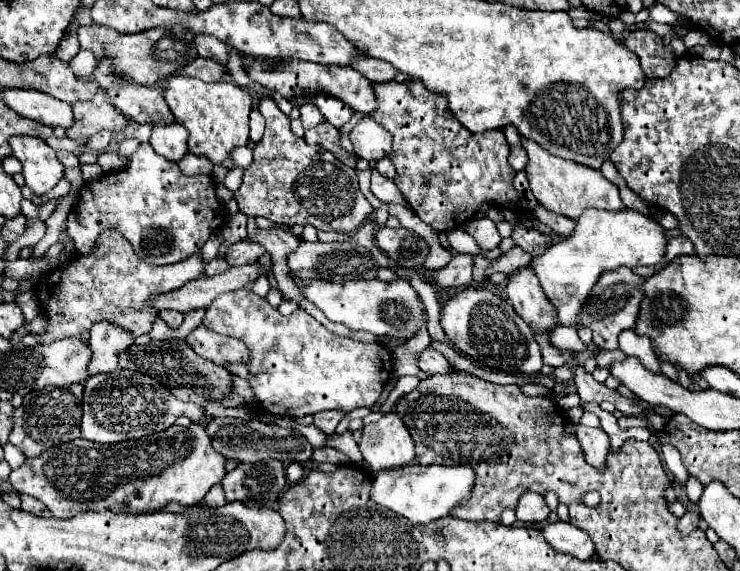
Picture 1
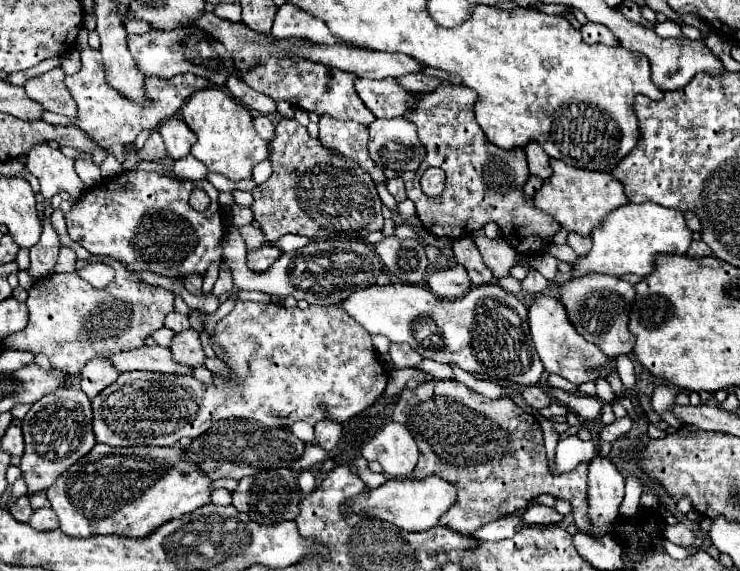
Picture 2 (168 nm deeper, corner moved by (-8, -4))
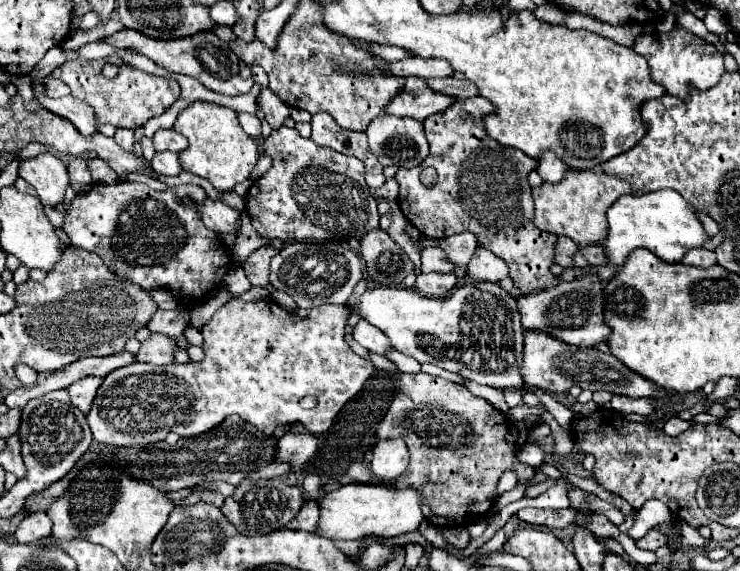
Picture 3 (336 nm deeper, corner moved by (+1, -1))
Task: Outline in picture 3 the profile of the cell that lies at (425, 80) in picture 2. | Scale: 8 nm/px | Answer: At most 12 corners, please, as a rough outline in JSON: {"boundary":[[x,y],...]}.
{"boundary":[[426,79],[426,85],[450,97],[468,99],[478,95],[472,83]]}

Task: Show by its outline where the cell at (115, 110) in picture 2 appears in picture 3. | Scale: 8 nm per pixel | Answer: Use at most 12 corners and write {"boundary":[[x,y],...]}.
{"boundary":[[118,57],[66,61],[52,71],[94,107],[96,125],[142,127],[180,97],[176,79]]}

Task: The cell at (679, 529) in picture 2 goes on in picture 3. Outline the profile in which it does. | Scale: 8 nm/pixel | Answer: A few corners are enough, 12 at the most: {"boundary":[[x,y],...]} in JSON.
{"boundary":[[650,529],[642,539],[636,541],[640,549],[656,551],[668,547],[668,537]]}

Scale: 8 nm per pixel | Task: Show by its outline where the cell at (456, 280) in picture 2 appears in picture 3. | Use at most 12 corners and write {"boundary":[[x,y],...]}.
{"boundary":[[420,273],[416,289],[444,297],[458,285],[456,275]]}

